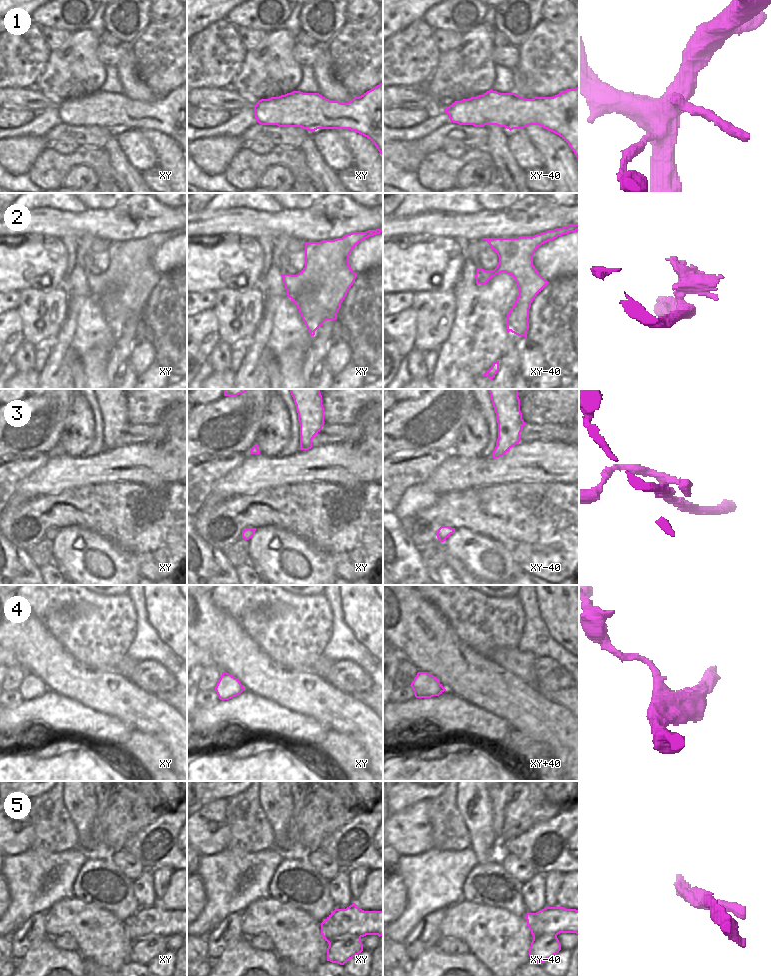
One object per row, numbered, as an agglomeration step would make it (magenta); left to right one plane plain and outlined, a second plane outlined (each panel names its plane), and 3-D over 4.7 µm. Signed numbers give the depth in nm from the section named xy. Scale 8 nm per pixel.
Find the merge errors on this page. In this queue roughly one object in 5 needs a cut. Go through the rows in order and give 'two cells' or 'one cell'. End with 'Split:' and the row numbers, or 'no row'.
1: one cell
2: one cell
3: one cell
4: one cell
5: two cells
Split: 5

